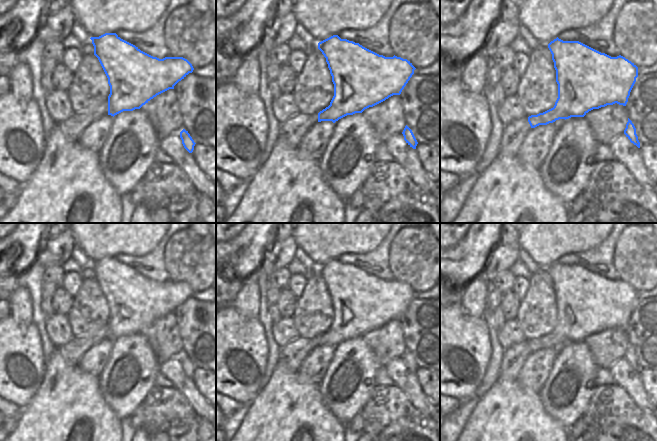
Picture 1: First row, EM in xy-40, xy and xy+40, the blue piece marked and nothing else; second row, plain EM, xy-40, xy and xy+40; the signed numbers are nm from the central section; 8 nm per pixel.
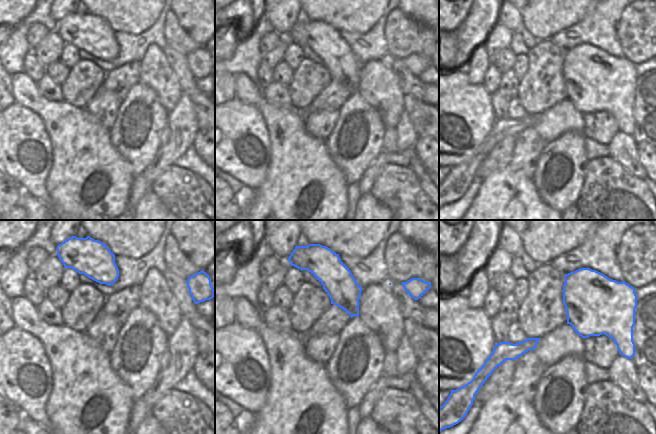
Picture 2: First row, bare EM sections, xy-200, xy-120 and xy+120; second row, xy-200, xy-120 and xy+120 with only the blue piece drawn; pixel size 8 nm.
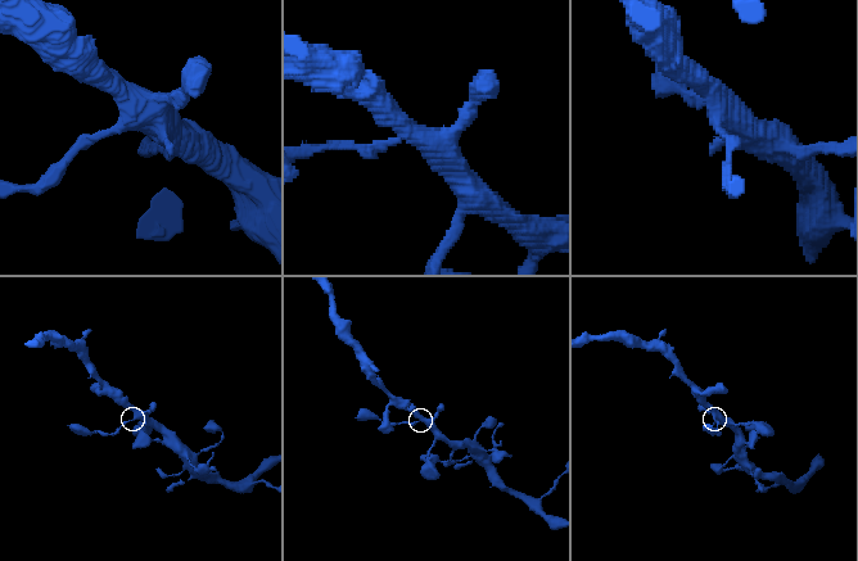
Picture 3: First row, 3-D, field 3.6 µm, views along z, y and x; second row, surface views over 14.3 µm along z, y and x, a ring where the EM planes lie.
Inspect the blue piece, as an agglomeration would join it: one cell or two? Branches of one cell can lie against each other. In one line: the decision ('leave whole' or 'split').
split

